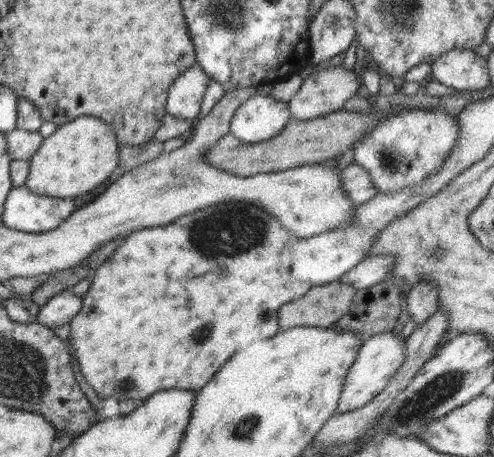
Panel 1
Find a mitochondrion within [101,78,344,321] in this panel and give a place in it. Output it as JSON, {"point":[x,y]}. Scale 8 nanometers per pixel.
{"point":[223,234]}

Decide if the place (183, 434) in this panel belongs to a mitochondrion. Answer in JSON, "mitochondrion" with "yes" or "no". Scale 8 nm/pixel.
{"mitochondrion":"no"}

